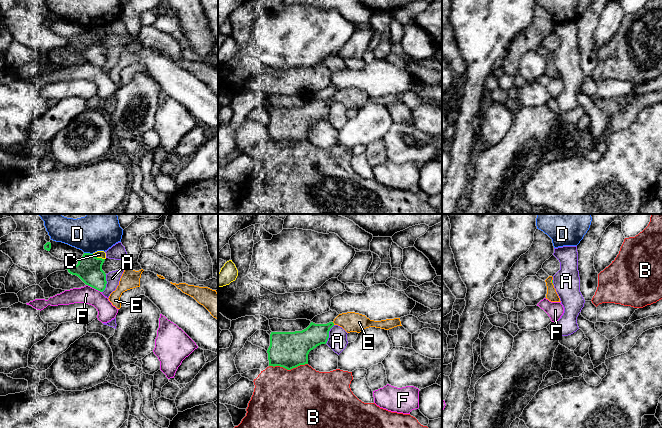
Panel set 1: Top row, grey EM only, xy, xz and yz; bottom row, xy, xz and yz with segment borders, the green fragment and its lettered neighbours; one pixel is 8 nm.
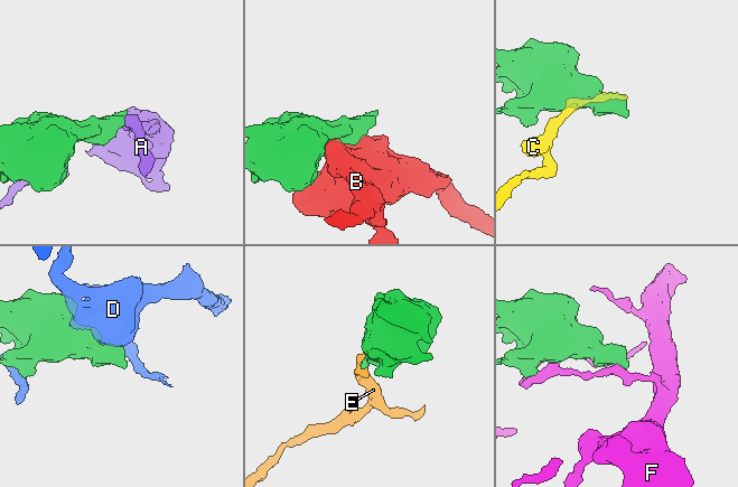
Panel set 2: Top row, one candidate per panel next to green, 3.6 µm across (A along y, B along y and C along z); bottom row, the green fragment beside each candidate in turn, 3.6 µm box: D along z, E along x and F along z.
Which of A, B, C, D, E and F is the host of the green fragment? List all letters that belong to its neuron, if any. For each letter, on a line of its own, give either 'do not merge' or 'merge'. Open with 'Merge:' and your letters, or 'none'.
Merge: E
A: do not merge
B: do not merge
C: do not merge
D: do not merge
E: merge
F: do not merge

